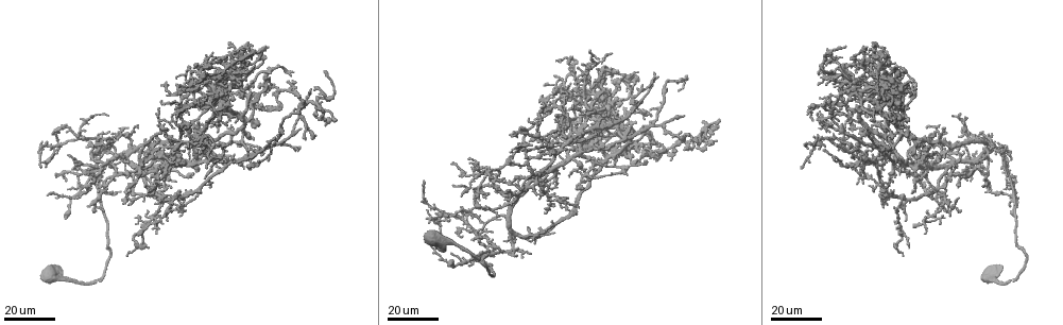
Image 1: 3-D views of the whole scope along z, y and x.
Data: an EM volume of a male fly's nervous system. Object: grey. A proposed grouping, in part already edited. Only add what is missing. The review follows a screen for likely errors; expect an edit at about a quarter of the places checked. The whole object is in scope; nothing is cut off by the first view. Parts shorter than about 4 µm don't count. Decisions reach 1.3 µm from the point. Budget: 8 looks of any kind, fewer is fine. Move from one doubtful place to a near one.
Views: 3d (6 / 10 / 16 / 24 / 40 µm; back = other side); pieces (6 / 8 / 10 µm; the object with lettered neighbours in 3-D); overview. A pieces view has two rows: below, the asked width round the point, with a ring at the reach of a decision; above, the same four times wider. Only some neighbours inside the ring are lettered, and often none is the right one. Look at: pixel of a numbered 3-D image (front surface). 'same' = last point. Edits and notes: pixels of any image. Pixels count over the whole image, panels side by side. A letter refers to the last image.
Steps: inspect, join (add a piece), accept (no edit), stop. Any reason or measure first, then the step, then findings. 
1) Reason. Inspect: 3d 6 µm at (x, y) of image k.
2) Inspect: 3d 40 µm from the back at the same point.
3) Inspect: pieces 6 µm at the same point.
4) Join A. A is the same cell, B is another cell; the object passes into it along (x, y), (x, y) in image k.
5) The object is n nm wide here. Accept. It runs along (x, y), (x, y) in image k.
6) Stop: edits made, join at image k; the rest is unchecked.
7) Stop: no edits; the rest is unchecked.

Branch stops here. Inspect: 3d 16 µm at (817, 135) of image 1.

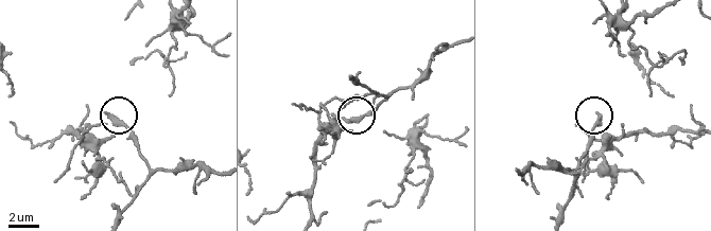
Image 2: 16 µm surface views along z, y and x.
See the neighbours. Inspect: pieces 10 µm at (108, 114) of image 2.

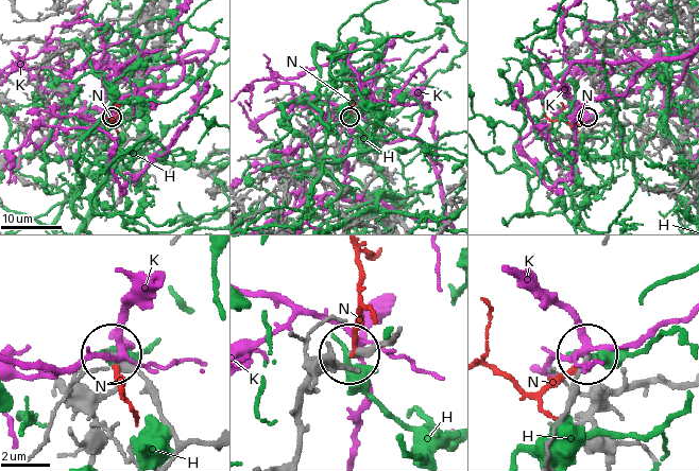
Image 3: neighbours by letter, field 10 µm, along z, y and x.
Accept. H, K and N are other cells; it runs along (398, 333), (354, 353) in image 3; no lettered piece goes on from it.

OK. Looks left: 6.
Inspect: 3d 16 µm at (612, 159) of image 1.

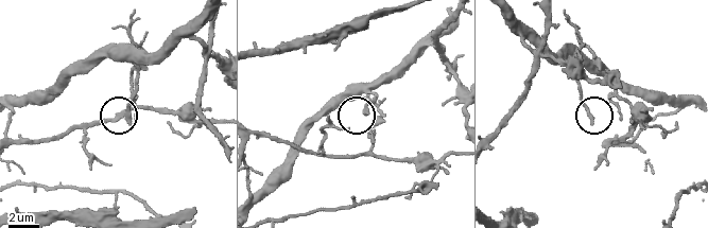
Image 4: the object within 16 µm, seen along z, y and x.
Inspect: pieces 6 µm at (128, 122) of image 4.

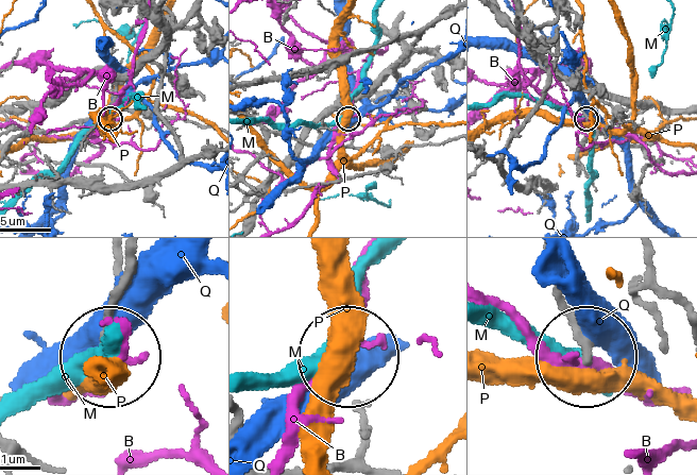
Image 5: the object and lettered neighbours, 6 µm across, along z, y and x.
Accept. B, M, P and Q are other cells; none of them fits.

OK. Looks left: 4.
Free end. Inspect: 3d 24 µm at (228, 143) of image 1.

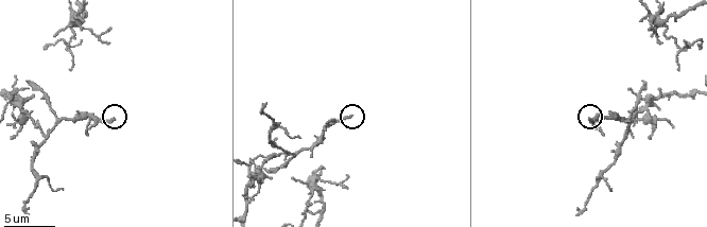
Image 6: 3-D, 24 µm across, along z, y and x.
Inspect: pieces 8 µm at (111, 121) of image 6.

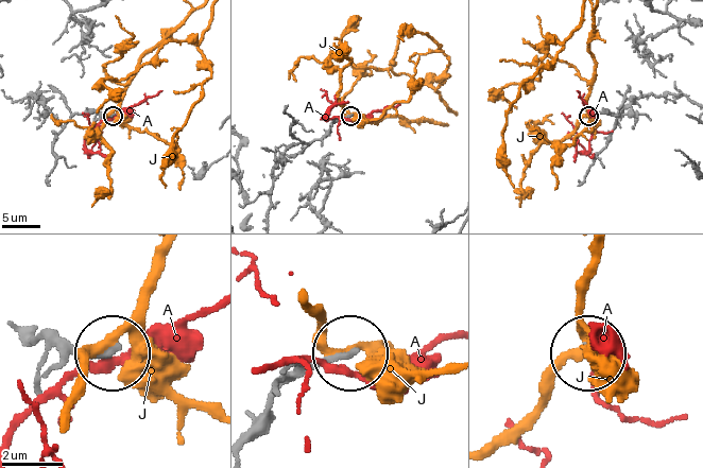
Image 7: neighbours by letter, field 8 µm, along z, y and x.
The object is 220 nm wide here. Accept. A and J are other cells; it runs along (28, 344), (109, 351) in image 7; none of them fits.

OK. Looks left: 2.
Free end. Inspect: 3d 24 µm at (659, 77) of image 1.

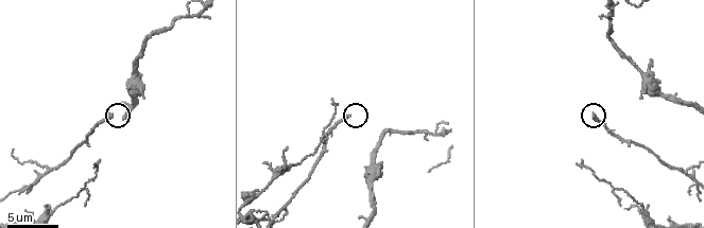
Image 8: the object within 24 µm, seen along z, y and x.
Inspect: pieces 10 µm at (110, 112) of image 8.

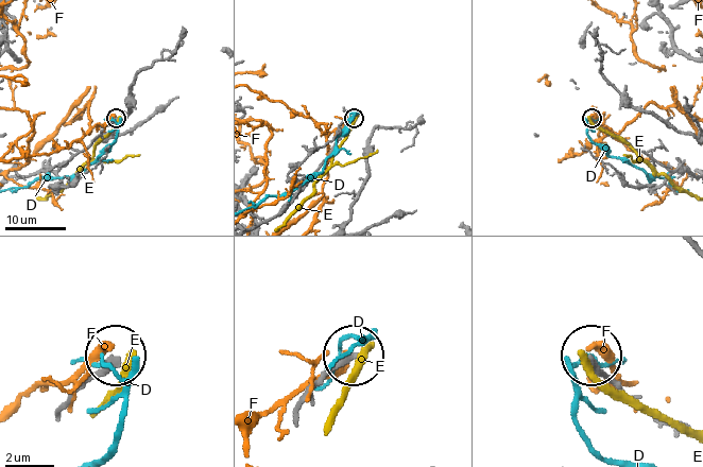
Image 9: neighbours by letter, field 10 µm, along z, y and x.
Accept. D, E and F are other cells; it runs along (59, 413), (110, 355) in image 9; no lettered piece goes on from it.

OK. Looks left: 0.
Stop: no edits; the rest is unchecked.

